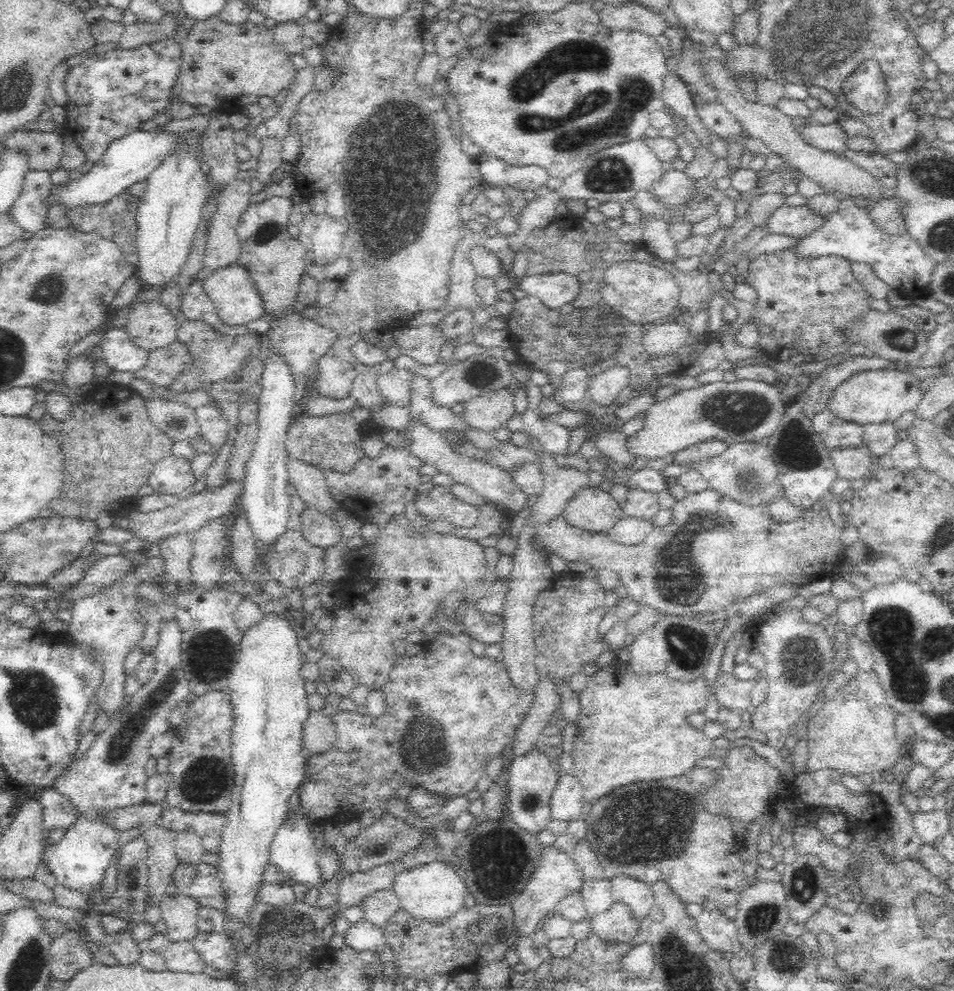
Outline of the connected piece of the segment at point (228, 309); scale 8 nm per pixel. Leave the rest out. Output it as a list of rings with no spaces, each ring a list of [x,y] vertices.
[[[236,264],[211,273],[203,281],[203,288],[225,329],[242,330],[244,325],[259,320],[264,314],[262,299],[250,281],[248,272]]]

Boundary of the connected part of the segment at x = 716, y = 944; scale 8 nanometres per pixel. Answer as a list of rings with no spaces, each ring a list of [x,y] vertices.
[[[706,910],[693,918],[696,921],[703,941],[713,950],[724,952],[740,951],[740,943],[736,936],[736,925],[731,919],[724,918],[720,912],[708,914]]]

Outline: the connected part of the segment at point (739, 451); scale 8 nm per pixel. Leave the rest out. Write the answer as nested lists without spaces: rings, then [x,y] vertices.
[[[738,441],[731,445],[728,444],[724,452],[719,453],[718,456],[707,458],[698,464],[667,464],[662,470],[659,470],[659,473],[666,480],[672,482],[688,469],[698,469],[710,489],[745,505],[769,505],[776,498],[785,496],[785,488],[781,483],[777,461],[773,459],[773,455],[765,442]]]

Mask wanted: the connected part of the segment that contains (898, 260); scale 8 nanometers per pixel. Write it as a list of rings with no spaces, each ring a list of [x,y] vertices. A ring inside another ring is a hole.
[[[854,197],[840,201],[838,208],[827,216],[826,222],[808,236],[801,238],[796,246],[802,257],[840,257],[852,263],[863,263],[891,289],[905,293],[912,288],[930,291],[929,283],[937,264],[925,252],[925,248],[907,230],[897,235],[880,228],[869,208],[858,206]]]

